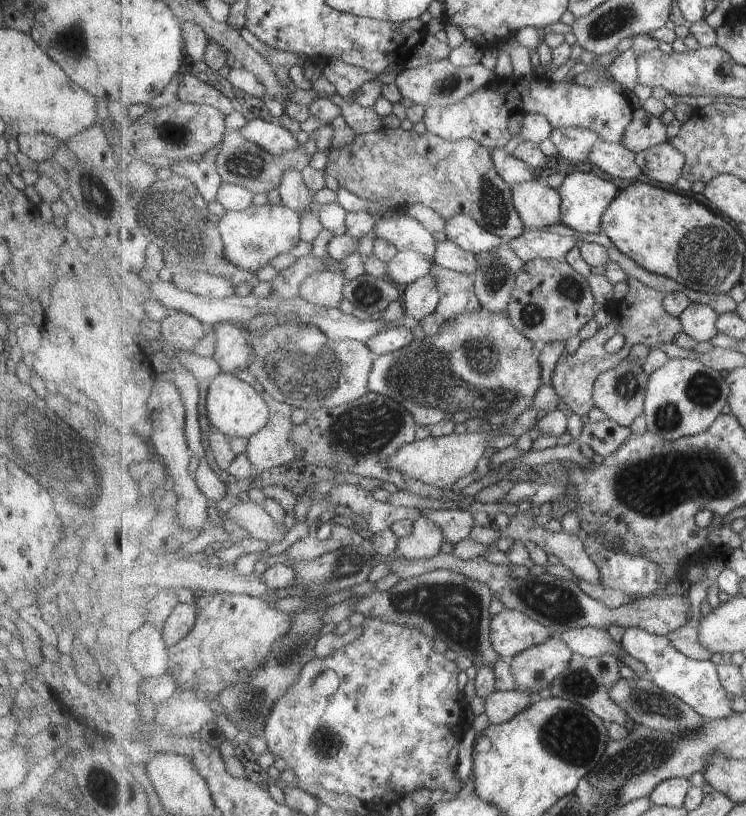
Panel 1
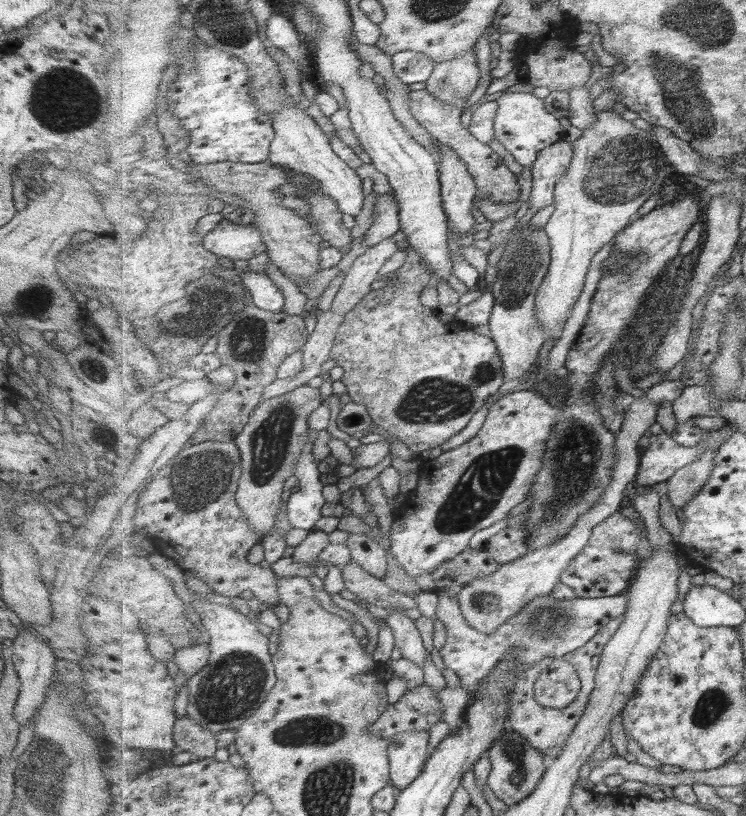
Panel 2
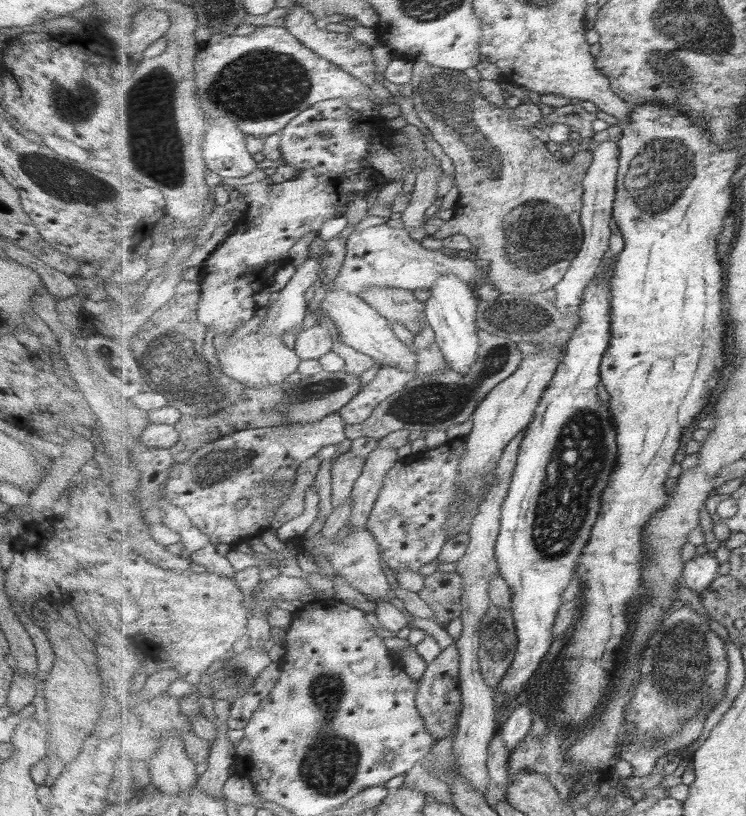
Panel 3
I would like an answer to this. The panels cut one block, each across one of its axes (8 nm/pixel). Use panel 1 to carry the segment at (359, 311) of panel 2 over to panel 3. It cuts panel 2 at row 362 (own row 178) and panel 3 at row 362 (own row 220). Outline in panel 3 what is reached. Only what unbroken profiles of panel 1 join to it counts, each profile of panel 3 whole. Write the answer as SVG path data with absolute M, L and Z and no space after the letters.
M480 329L478 331L482 340L479 349L479 359L467 374L459 374L449 363L435 375L416 374L407 384L405 390L400 390L387 400L384 400L373 411L373 414L361 424L345 424L347 439L376 438L381 441L391 433L398 433L403 429L409 432L424 430L425 432L442 430L467 422L473 416L475 409L485 400L486 396L504 380L514 375L521 367L525 354L519 350L518 342L513 339L497 336L495 333Z

